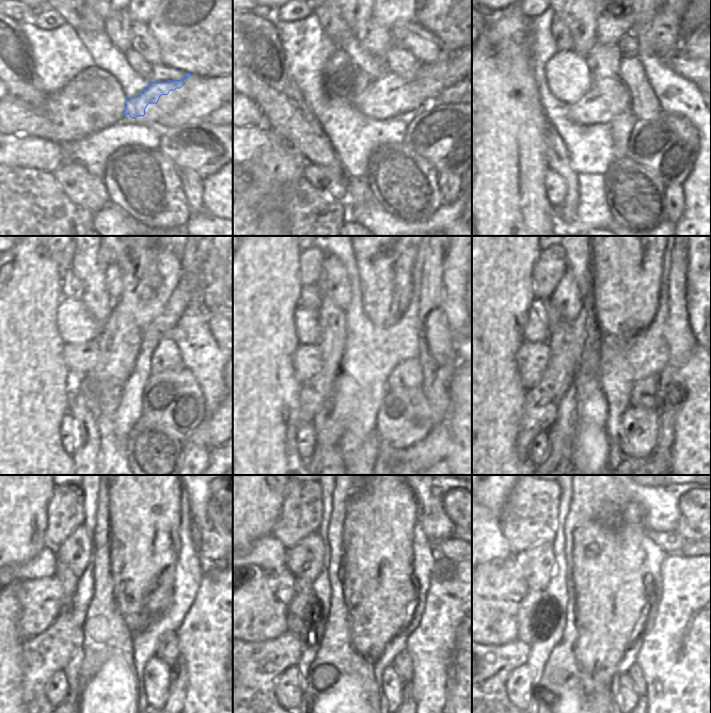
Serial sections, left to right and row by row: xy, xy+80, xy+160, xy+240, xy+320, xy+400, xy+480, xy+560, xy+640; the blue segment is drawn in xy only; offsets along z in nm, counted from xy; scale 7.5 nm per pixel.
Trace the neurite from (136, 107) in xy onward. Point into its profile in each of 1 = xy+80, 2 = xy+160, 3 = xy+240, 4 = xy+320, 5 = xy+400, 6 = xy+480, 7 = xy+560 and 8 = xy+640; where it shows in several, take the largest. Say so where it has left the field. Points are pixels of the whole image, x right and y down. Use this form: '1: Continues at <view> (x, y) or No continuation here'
1: Continues at xy+80 (429, 80)
2: Continues at xy+160 (607, 97)
3: Continues at xy+240 (80, 359)
4: Continues at xy+320 (307, 360)
5: Continues at xy+400 (532, 358)
6: Continues at xy+480 (41, 601)
7: Continues at xy+560 (255, 612)
8: Continues at xy+640 (493, 591)

